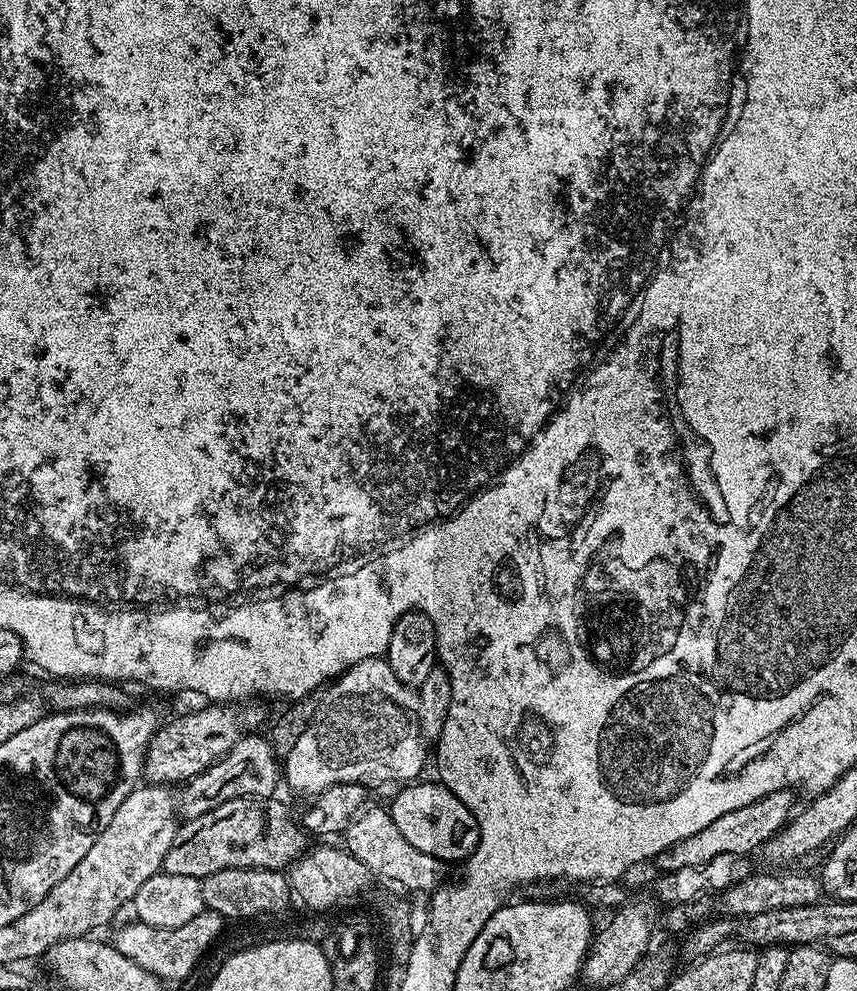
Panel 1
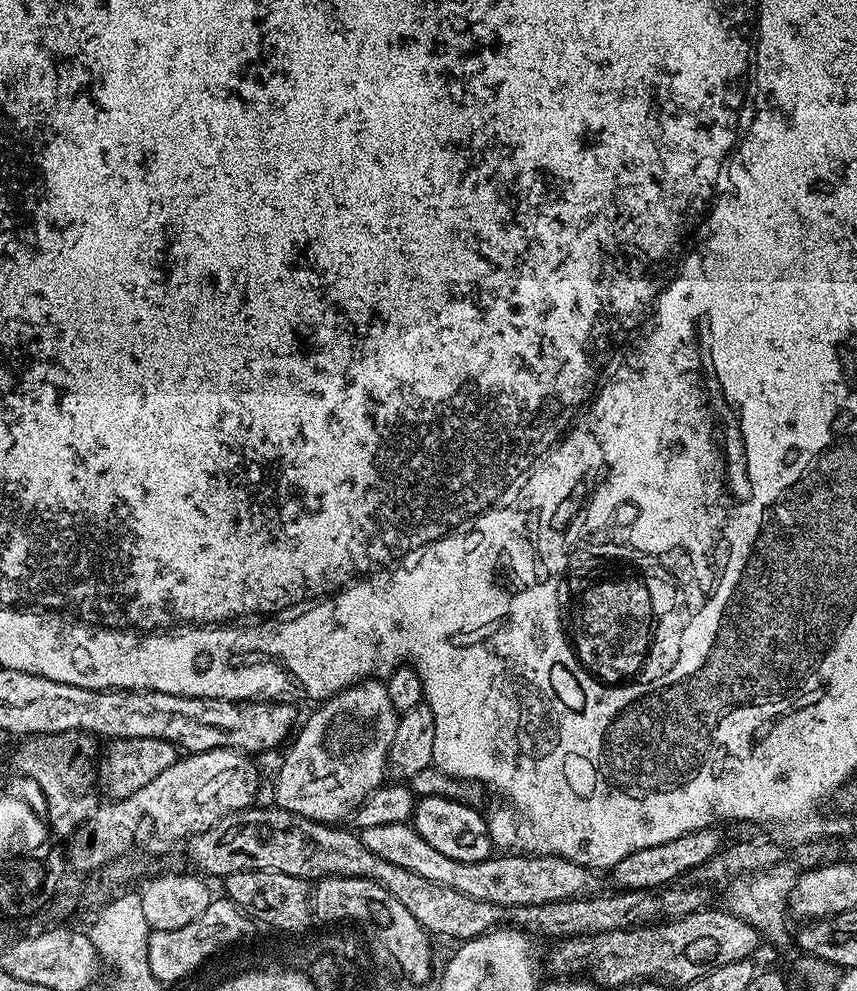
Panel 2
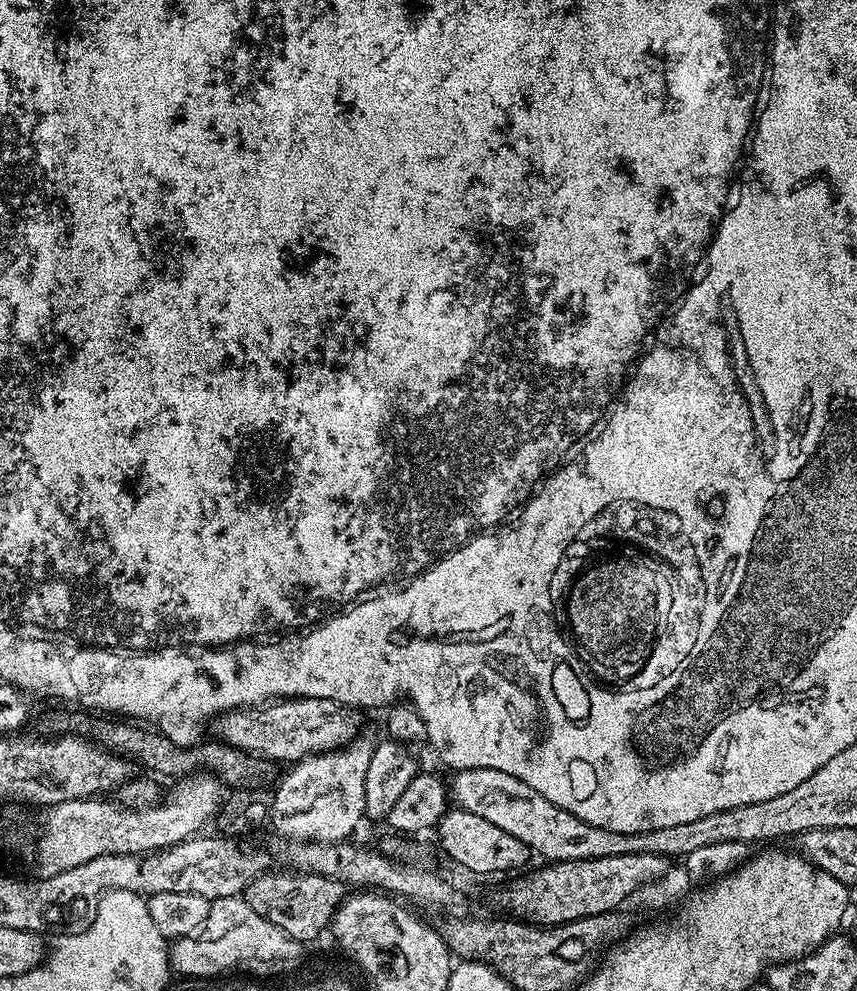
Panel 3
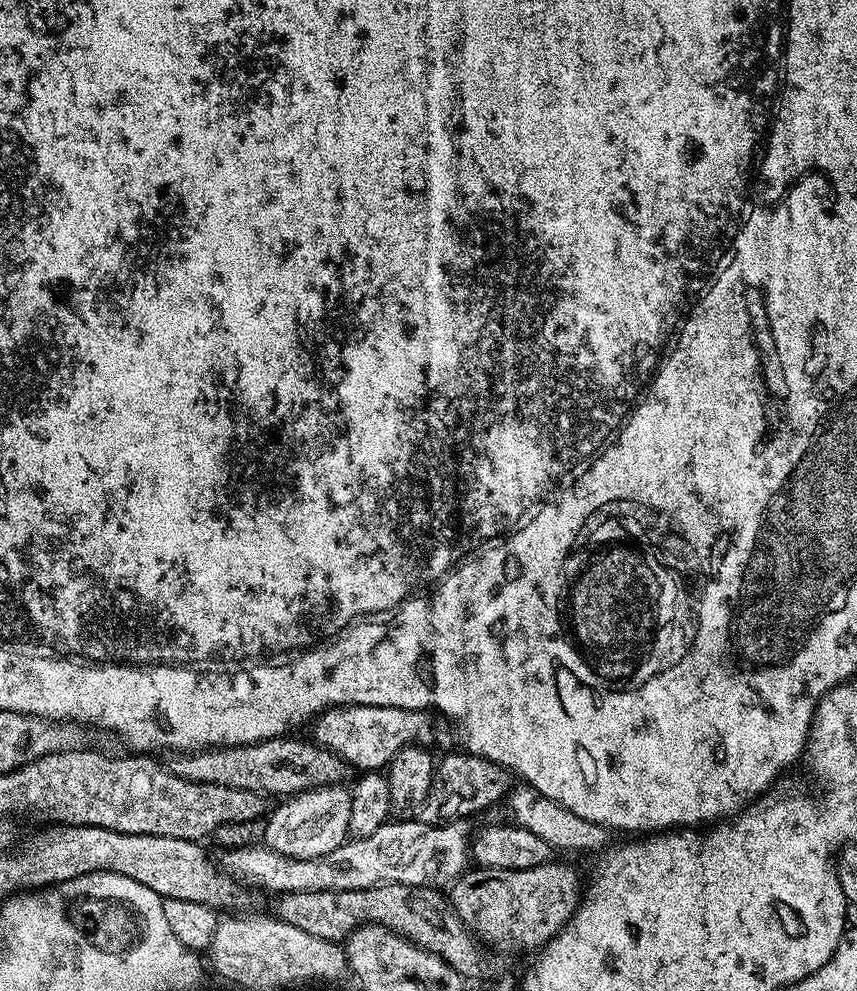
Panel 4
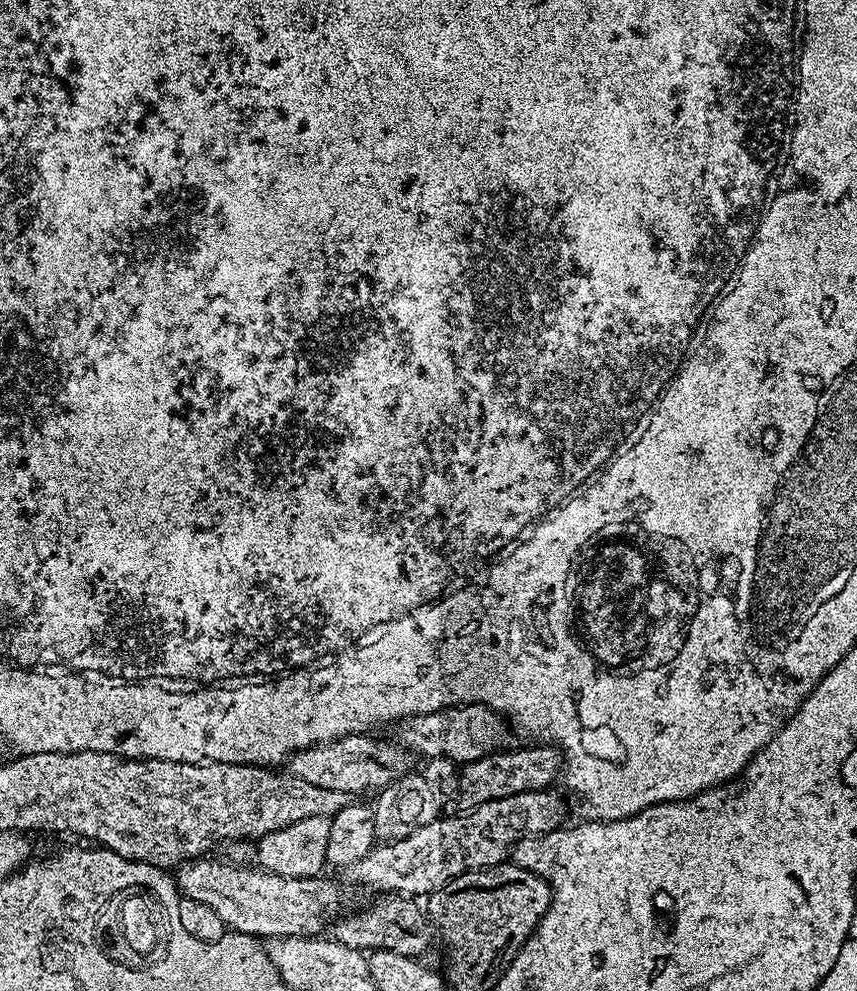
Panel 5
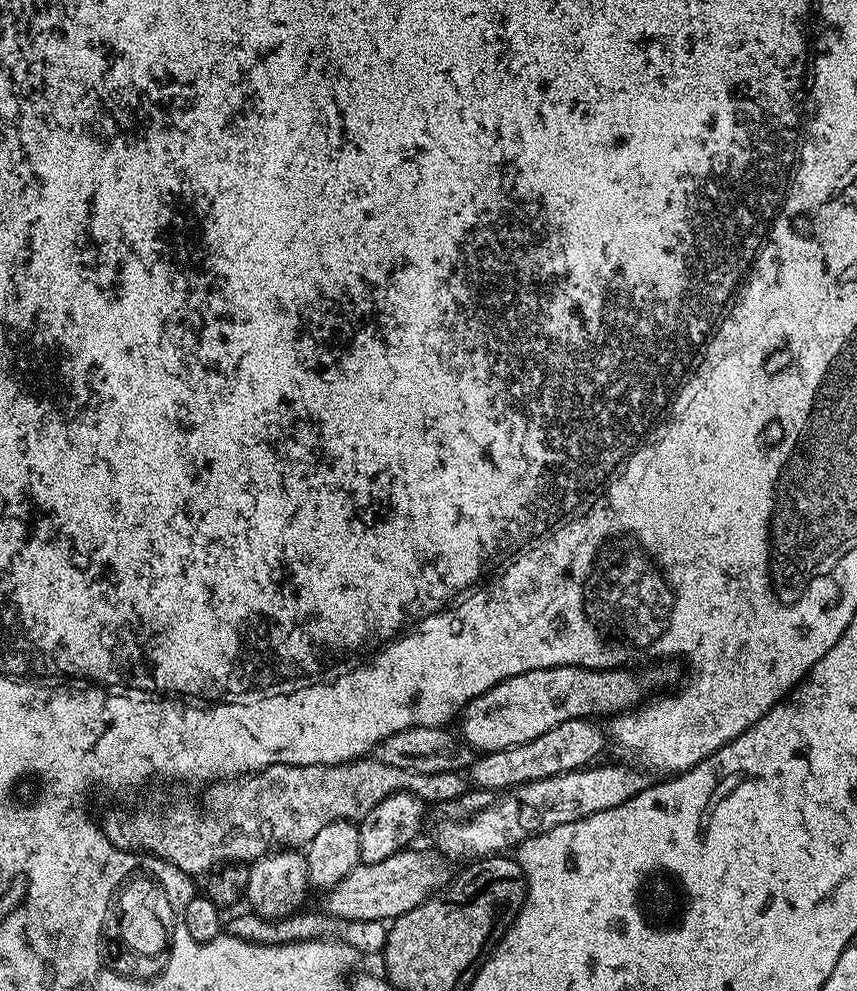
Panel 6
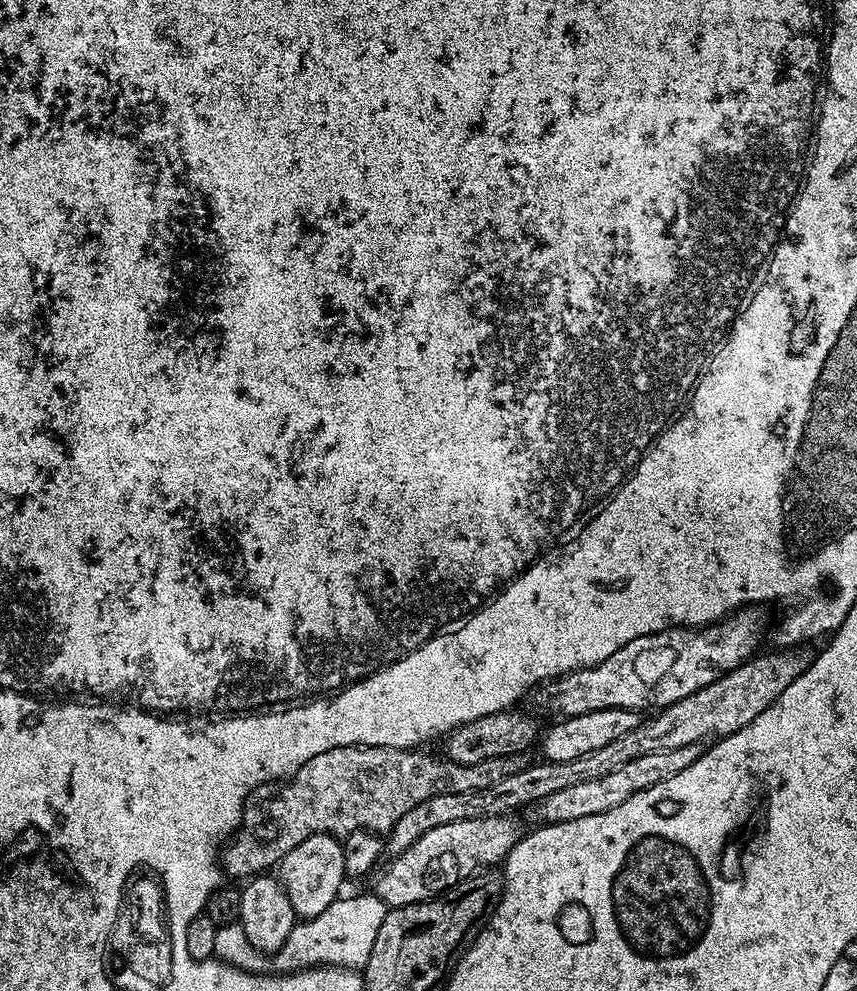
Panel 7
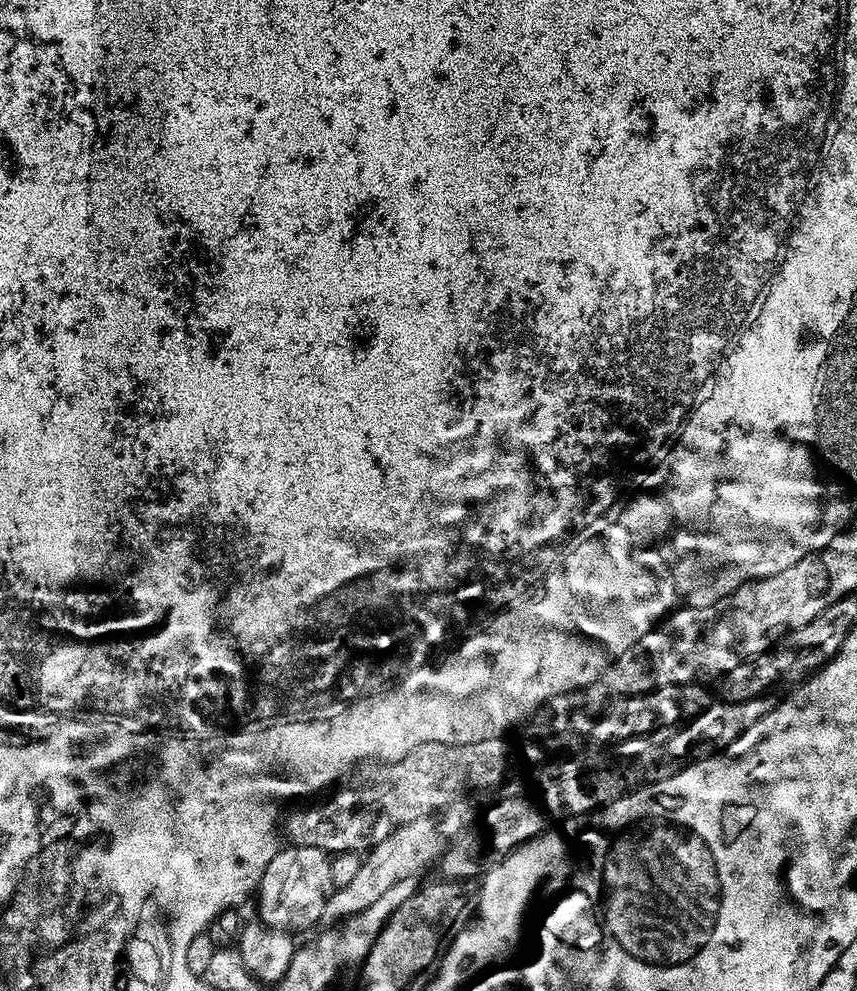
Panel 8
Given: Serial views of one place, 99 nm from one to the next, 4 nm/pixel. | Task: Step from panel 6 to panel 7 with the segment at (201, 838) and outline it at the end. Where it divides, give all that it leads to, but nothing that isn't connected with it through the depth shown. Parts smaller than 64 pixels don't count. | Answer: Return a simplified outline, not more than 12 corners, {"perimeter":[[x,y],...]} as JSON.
{"perimeter":[[335,748],[244,802],[222,868],[251,878],[320,832],[391,833],[494,786],[514,756]]}

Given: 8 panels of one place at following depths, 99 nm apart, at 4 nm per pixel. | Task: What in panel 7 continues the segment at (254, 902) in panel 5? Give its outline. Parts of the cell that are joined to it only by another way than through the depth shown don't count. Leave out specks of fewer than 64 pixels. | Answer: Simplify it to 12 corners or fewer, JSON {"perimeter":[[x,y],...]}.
{"perimeter":[[511,815],[426,830],[374,892],[388,908],[433,900],[503,865]]}

